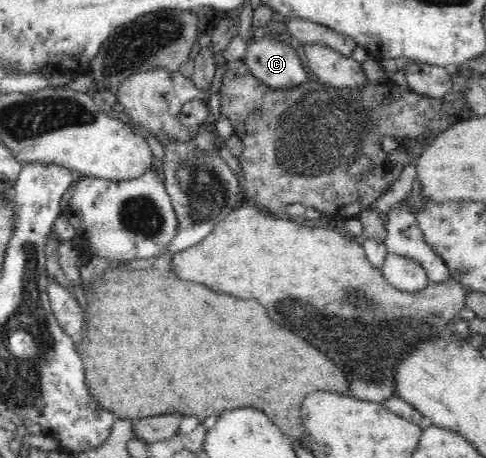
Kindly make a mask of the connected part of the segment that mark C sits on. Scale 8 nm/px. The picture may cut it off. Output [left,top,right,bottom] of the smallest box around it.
[242,34,310,90]

